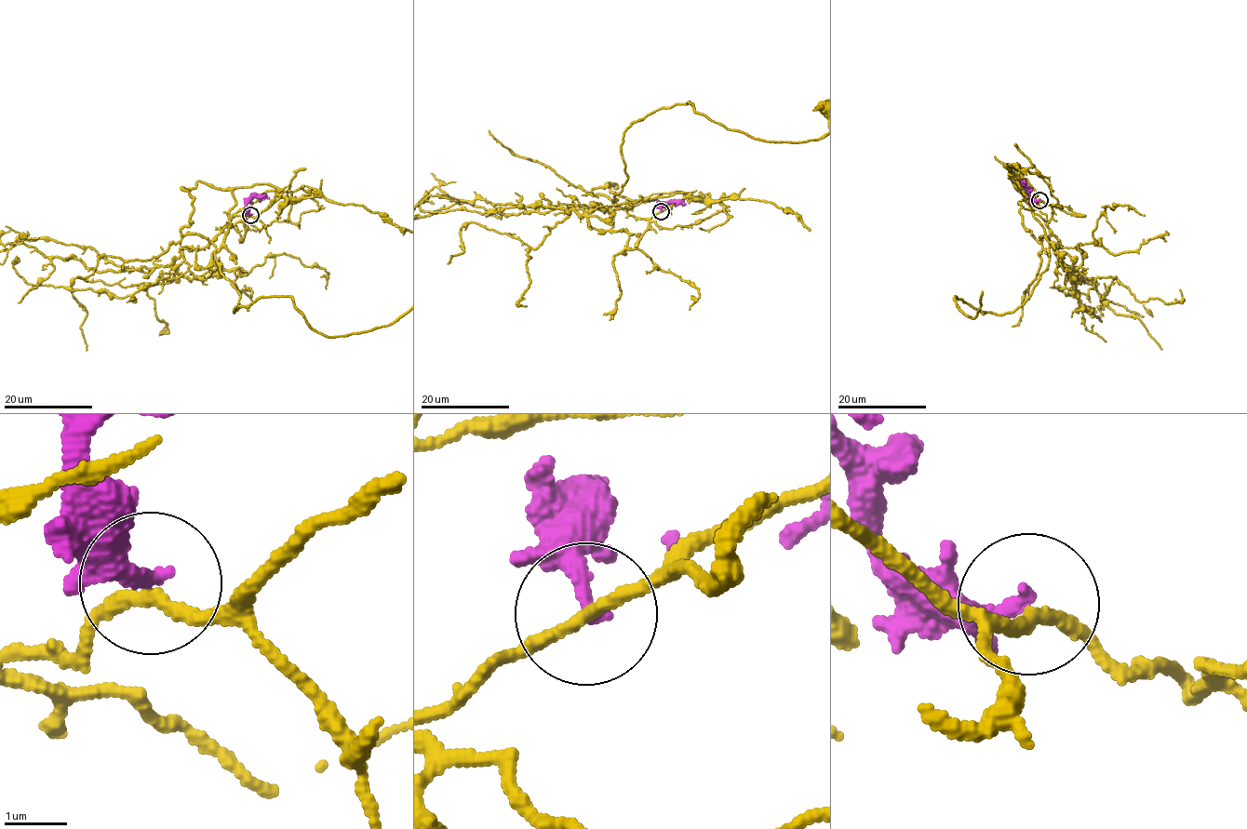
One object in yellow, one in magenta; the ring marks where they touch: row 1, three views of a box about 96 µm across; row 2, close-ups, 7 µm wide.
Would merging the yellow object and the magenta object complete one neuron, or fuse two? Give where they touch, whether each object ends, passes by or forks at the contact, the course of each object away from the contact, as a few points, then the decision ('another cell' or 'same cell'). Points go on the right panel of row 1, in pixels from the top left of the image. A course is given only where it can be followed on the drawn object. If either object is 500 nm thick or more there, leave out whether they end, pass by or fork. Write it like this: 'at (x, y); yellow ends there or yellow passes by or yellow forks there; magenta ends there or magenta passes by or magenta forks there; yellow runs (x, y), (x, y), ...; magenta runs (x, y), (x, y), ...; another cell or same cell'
at (1039, 200); yellow passes by; magenta ends there; magenta runs (1039, 200), (1029, 196), (1023, 182), (1025, 182); another cell

